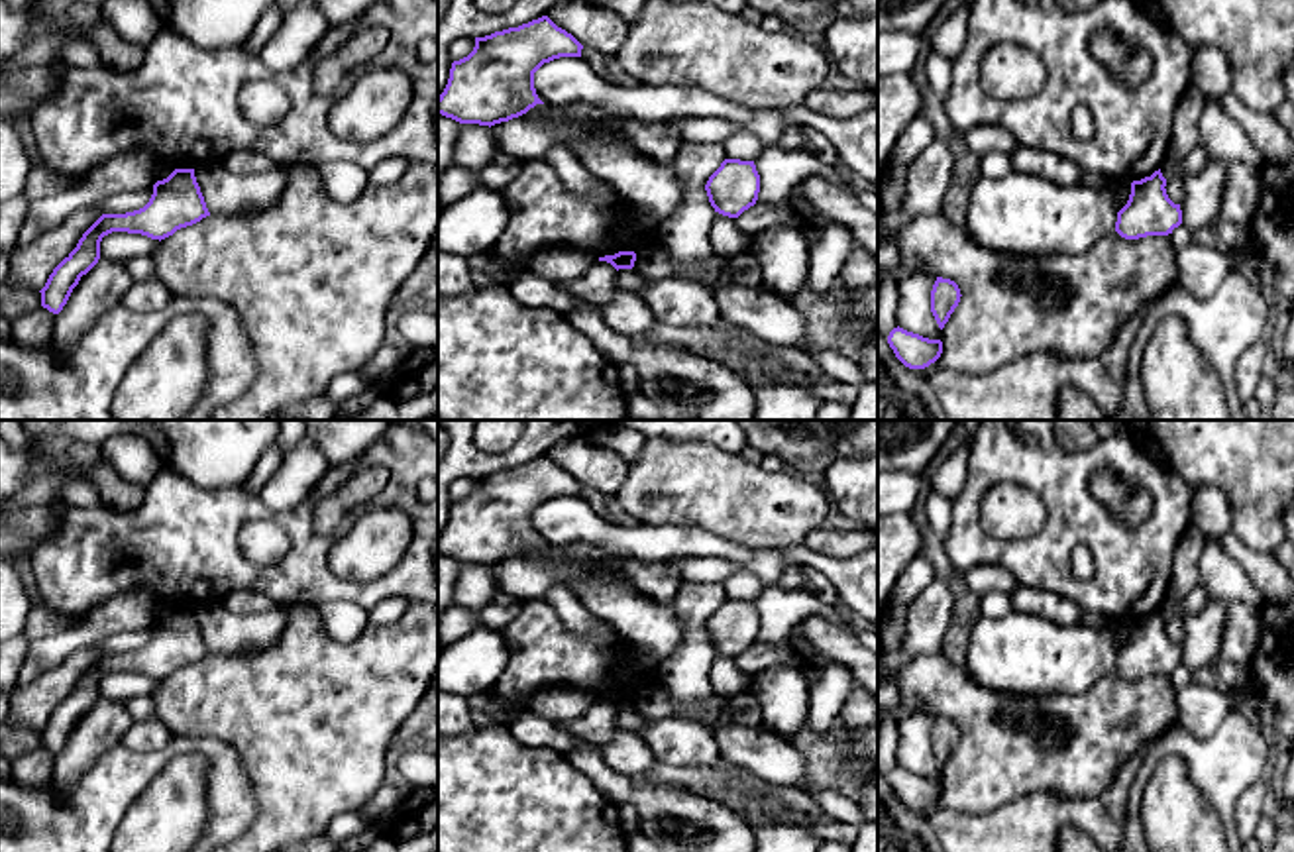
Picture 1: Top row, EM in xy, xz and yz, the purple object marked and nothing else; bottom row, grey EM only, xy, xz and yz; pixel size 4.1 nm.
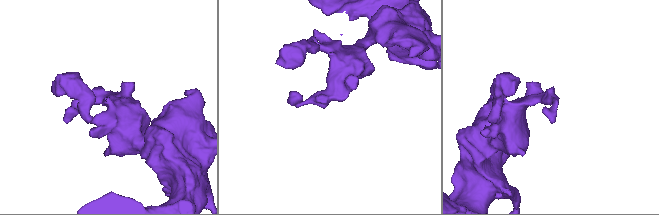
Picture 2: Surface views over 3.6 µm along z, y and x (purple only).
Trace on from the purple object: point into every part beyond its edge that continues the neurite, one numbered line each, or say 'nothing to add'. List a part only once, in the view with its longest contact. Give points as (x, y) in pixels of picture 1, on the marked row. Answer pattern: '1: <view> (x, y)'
nothing to add

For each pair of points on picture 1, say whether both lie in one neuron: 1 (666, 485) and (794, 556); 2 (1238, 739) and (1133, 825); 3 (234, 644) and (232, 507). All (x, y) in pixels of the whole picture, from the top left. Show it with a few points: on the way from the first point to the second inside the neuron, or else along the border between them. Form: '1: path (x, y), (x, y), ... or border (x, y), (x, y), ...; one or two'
1: border (804, 542), (778, 548); two
2: path (1200, 746), (1163, 746), (1151, 758), (1137, 788); one
3: border (220, 601), (195, 609); two

